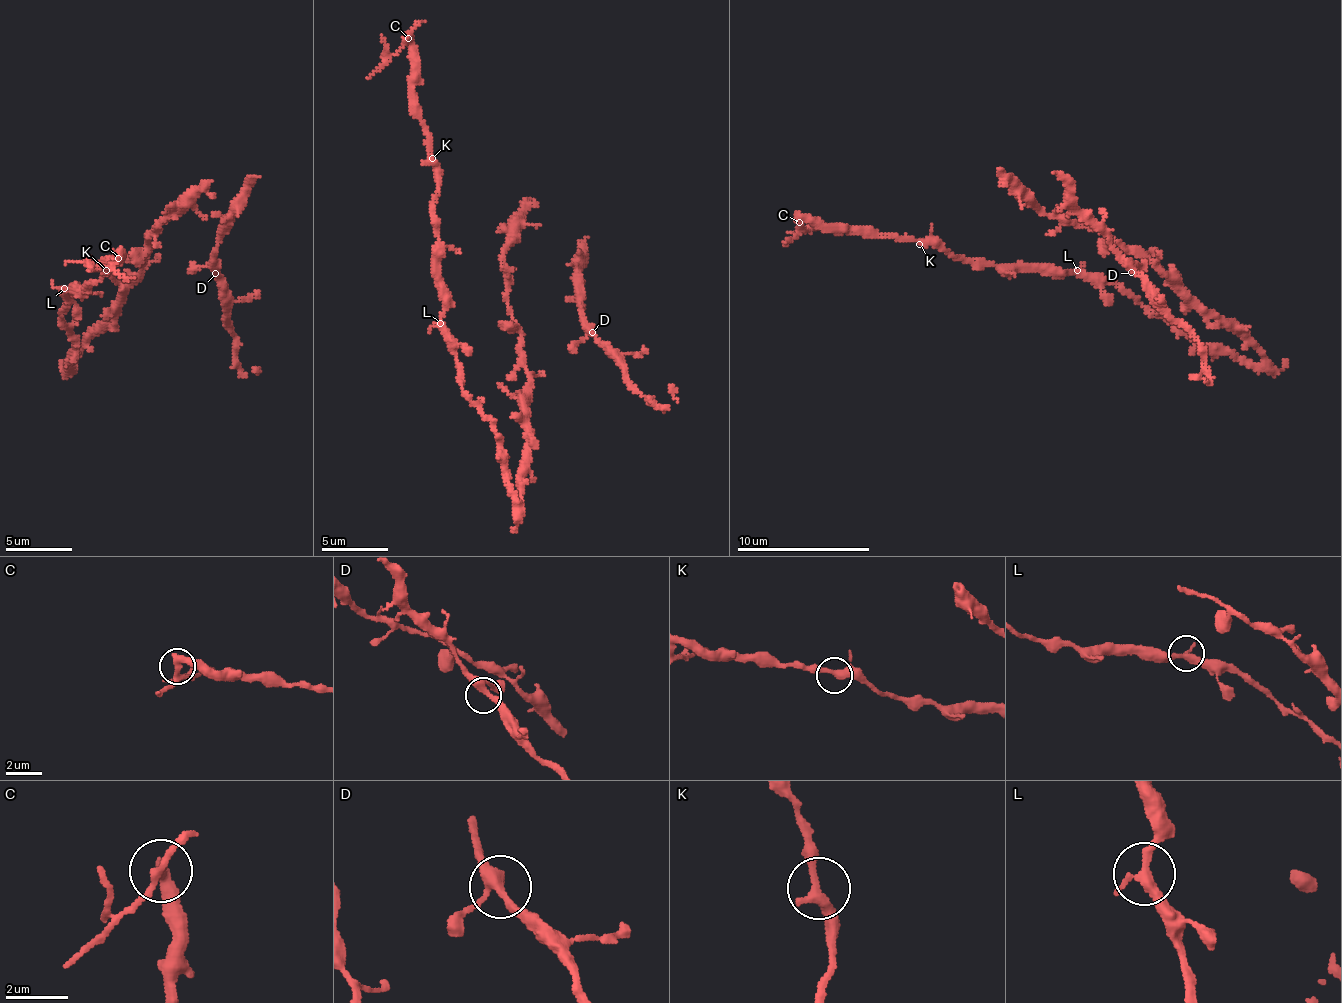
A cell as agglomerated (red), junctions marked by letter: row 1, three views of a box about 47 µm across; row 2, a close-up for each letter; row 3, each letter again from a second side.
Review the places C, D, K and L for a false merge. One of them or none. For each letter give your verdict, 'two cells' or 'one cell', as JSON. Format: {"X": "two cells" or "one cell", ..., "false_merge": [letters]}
{"C": "two cells", "D": "one cell", "K": "one cell", "L": "one cell", "false_merge": ["C"]}

